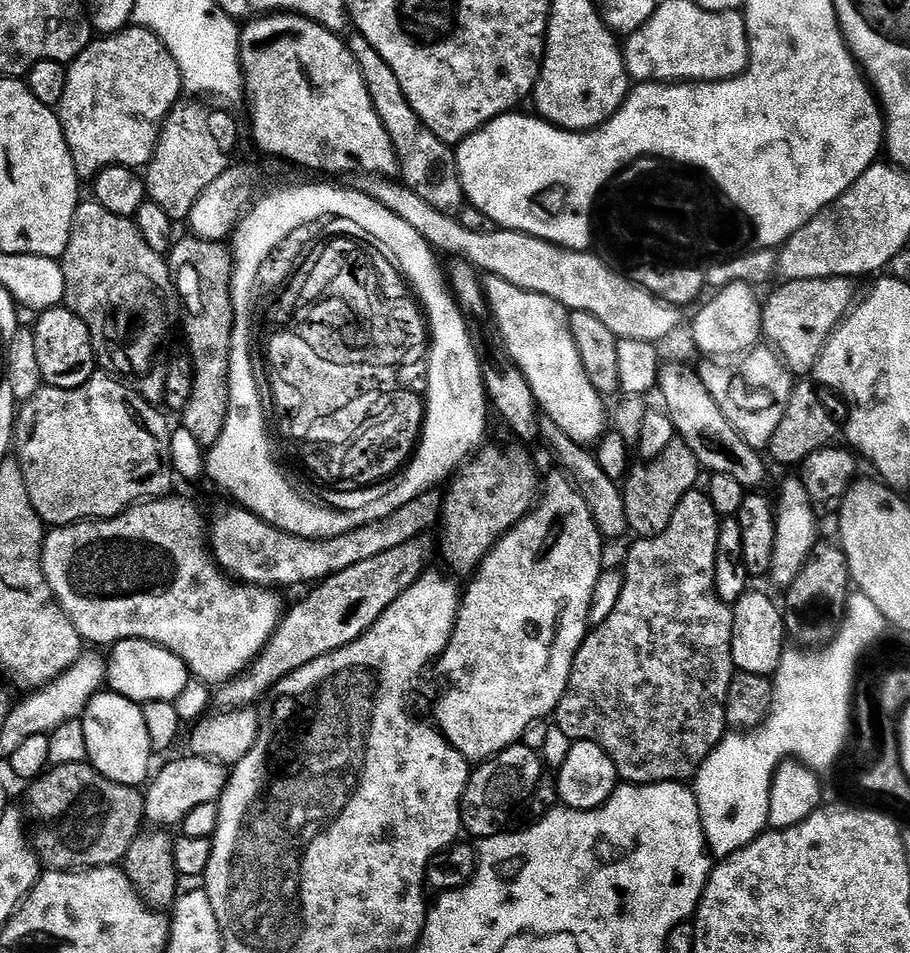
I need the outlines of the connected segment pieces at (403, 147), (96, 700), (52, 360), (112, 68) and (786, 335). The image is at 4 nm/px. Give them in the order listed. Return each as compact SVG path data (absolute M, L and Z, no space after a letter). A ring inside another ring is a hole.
M359 34L350 40L352 57L364 75L366 86L370 90L370 98L376 107L376 113L384 123L392 145L396 147L398 172L402 177L404 187L409 188L436 211L456 214L460 203L465 203L464 187L460 181L460 171L456 169L456 154L449 145L442 143L438 137L428 129L414 114L410 102L406 102L406 94L402 94L402 86L398 86L398 78L394 78L394 70L386 66L382 54L366 42L366 38Z
M101 690L92 697L82 713L85 728L87 763L94 767L98 776L122 786L140 788L147 785L150 773L144 768L144 709L135 700L111 690Z
M66 306L51 308L35 317L34 350L41 370L42 381L49 388L77 388L97 375L98 361L92 345L92 335L82 322Z
M127 26L118 33L101 35L93 39L84 53L86 72L82 74L88 76L88 82L78 82L78 86L90 84L90 92L92 92L90 110L98 114L96 118L100 120L100 126L104 128L108 126L108 136L104 136L106 142L102 142L102 167L104 168L104 158L106 158L104 148L111 146L113 166L133 170L143 169L152 160L152 152L164 128L164 120L181 99L182 81L178 62L174 62L170 50L166 50L166 46L151 30L139 26Z
M831 276L830 278L814 278L813 280L789 280L781 283L781 288L769 300L763 301L764 327L763 335L772 339L772 344L784 355L784 360L793 373L808 372L816 363L821 362L825 351L826 333L848 315L853 307L853 281L847 276Z

